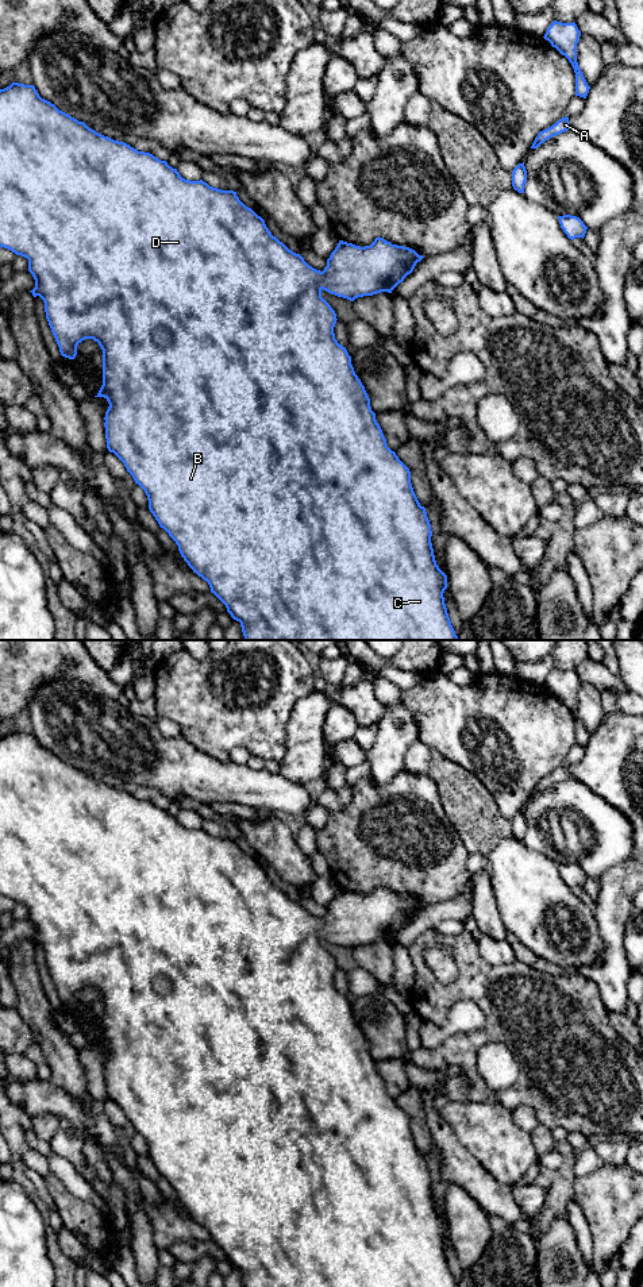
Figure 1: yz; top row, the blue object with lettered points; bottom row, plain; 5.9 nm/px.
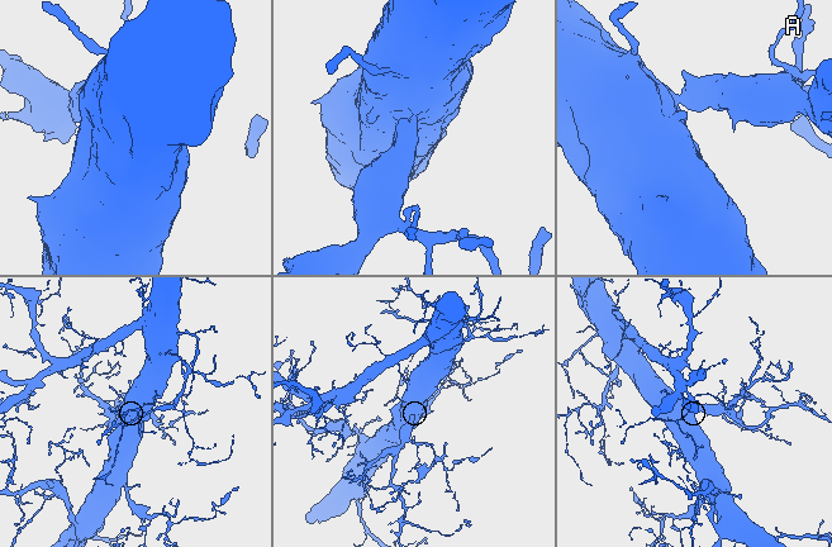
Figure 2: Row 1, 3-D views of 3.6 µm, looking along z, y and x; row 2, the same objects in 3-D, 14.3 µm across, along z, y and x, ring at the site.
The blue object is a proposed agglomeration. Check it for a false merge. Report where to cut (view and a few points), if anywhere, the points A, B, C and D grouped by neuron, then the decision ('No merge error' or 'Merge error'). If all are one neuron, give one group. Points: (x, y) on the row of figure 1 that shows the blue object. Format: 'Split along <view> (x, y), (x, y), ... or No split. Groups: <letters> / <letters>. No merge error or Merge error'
No split. Groups: A B C D. No merge error

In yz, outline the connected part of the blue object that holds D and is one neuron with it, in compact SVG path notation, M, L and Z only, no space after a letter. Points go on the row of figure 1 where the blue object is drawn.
M12 82L9 86L0 89L0 247L8 248L16 255L28 259L28 271L35 280L35 288L30 292L34 297L39 296L43 300L46 319L62 357L74 359L77 355L77 346L85 339L93 339L101 347L103 385L95 397L104 397L109 404L104 417L107 448L124 463L135 483L145 490L150 512L159 527L176 542L178 551L188 566L193 573L208 582L211 593L226 605L231 617L240 623L245 640L458 640L443 597L443 593L447 589L447 575L439 569L435 560L431 543L432 531L426 508L420 505L413 492L409 469L386 444L382 429L376 420L376 413L371 411L370 398L354 371L351 357L346 347L339 344L335 339L334 327L338 320L336 313L322 297L323 290L350 301L381 292L392 293L392 290L413 271L416 263L424 258L423 255L419 255L409 247L392 244L384 238L376 238L370 246L365 247L339 240L327 259L324 270L316 270L309 266L300 254L293 253L273 236L266 227L265 220L251 208L246 207L236 196L236 192L212 188L203 180L189 181L182 178L177 169L169 166L166 161L161 161L150 153L138 151L124 142L113 140L96 132L84 122L78 122L70 115L59 111L50 101L42 99L34 85L19 82Z

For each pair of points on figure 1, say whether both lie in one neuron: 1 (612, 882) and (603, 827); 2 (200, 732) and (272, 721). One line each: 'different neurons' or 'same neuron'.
1: different neurons
2: same neuron

